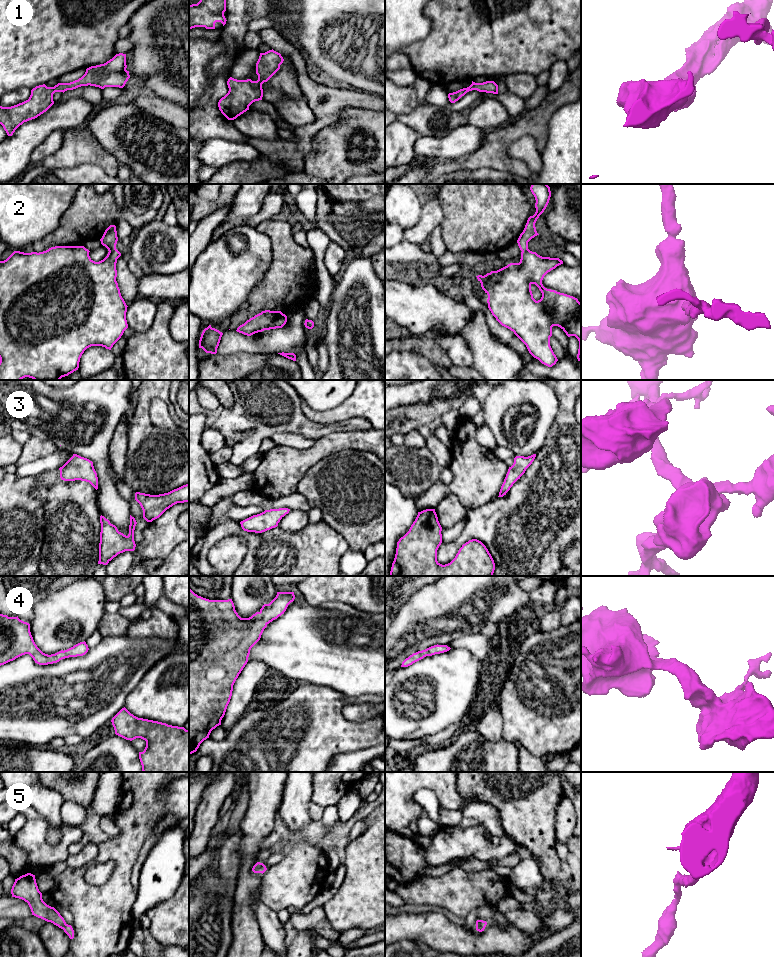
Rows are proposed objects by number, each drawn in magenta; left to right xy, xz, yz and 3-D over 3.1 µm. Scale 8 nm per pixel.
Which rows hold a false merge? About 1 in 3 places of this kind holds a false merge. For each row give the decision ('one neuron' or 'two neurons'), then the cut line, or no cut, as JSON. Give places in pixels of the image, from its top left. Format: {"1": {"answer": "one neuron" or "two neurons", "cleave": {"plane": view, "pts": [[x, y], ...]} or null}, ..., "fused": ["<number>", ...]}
{"1": {"answer": "one neuron", "cleave": null}, "2": {"answer": "one neuron", "cleave": null}, "3": {"answer": "one neuron", "cleave": null}, "4": {"answer": "one neuron", "cleave": null}, "5": {"answer": "one neuron", "cleave": null}, "fused": []}

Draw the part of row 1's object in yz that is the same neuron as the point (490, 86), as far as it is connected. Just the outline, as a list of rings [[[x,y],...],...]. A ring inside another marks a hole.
[[[472,81],[472,84],[467,87],[460,89],[456,92],[449,93],[448,98],[451,103],[455,103],[462,96],[464,96],[467,92],[477,90],[479,92],[493,93],[498,94],[498,85],[494,81],[486,81],[483,83],[475,83]]]

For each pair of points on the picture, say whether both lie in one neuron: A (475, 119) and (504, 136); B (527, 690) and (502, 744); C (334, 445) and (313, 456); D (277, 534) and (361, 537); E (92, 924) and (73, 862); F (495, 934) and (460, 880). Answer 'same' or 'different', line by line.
A: different
B: different
C: same
D: different
E: different
F: different

